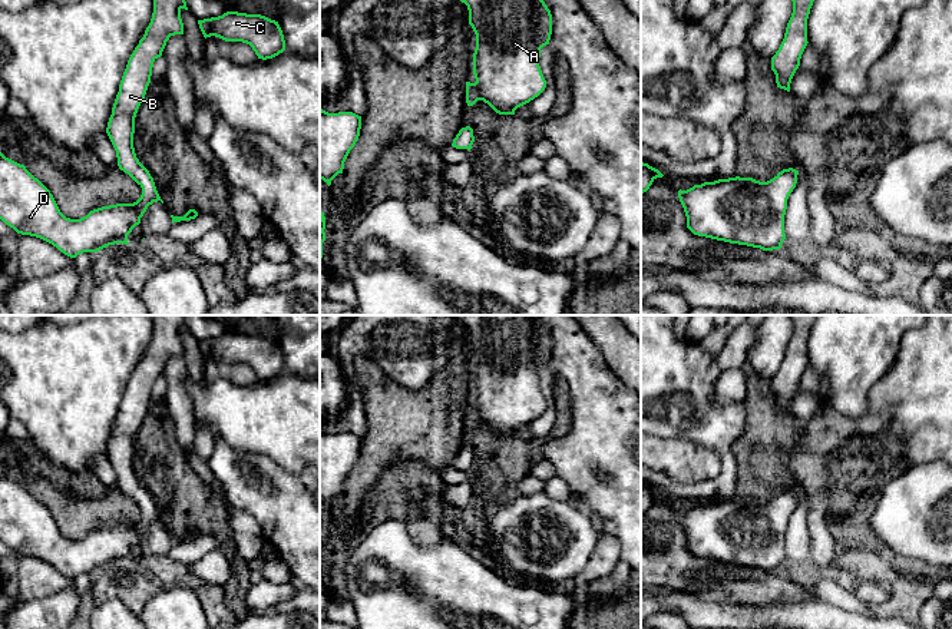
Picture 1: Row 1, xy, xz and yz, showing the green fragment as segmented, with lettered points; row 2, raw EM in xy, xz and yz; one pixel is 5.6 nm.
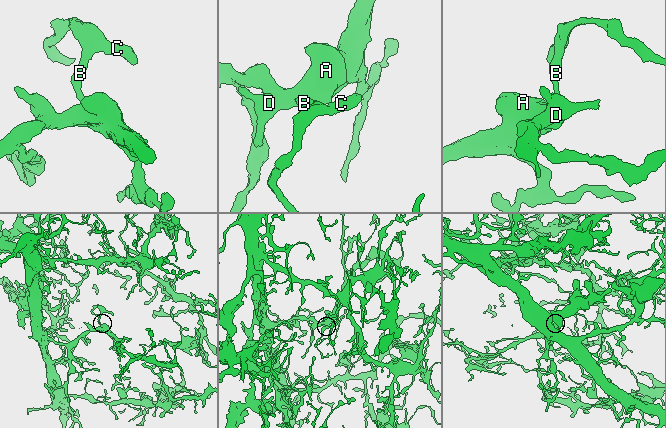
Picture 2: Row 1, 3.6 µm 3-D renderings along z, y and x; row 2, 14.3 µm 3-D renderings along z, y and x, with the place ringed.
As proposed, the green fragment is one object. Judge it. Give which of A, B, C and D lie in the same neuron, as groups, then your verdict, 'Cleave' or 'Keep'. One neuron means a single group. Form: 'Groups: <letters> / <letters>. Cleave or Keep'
Groups: A B C D. Keep

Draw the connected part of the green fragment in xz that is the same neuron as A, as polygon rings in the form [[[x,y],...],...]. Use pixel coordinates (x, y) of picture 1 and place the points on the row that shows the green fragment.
[[[460,0],[467,6],[469,24],[476,34],[473,75],[476,82],[466,82],[466,103],[487,103],[499,115],[515,110],[546,87],[539,66],[541,49],[549,44],[552,14],[543,0]]]

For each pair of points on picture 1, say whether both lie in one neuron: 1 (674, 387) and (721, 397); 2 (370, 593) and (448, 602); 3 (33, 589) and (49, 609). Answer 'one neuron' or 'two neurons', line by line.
1: two neurons
2: one neuron
3: two neurons

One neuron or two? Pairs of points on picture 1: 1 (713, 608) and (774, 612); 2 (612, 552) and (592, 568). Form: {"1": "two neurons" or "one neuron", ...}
{"1": "one neuron", "2": "one neuron"}

